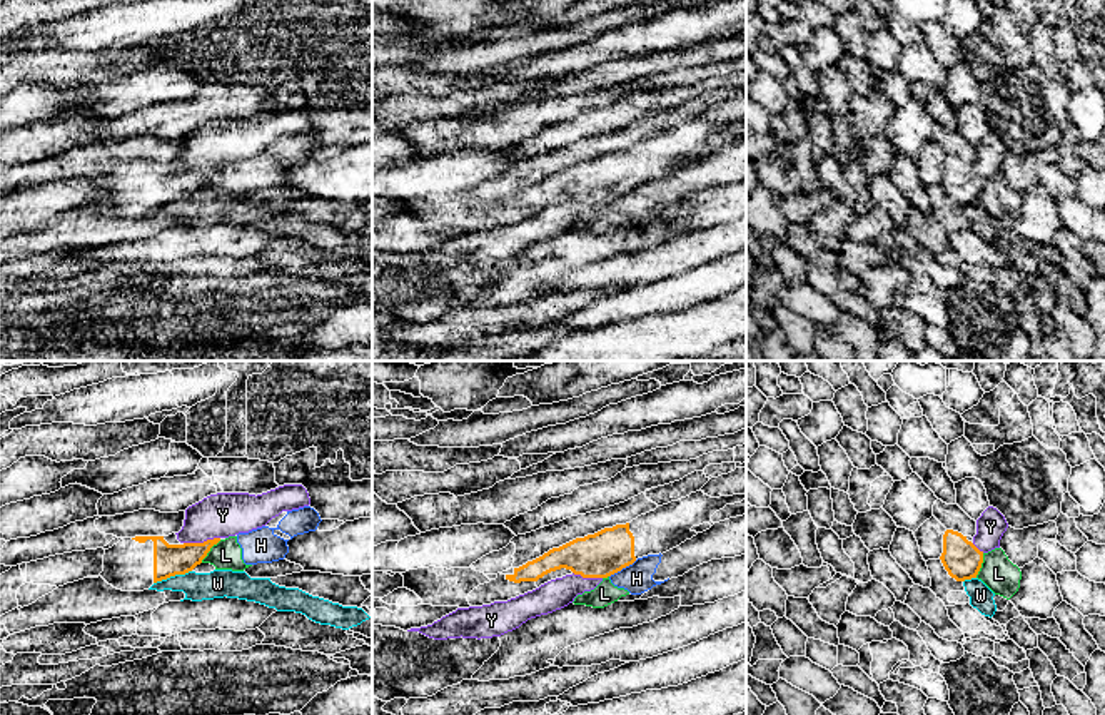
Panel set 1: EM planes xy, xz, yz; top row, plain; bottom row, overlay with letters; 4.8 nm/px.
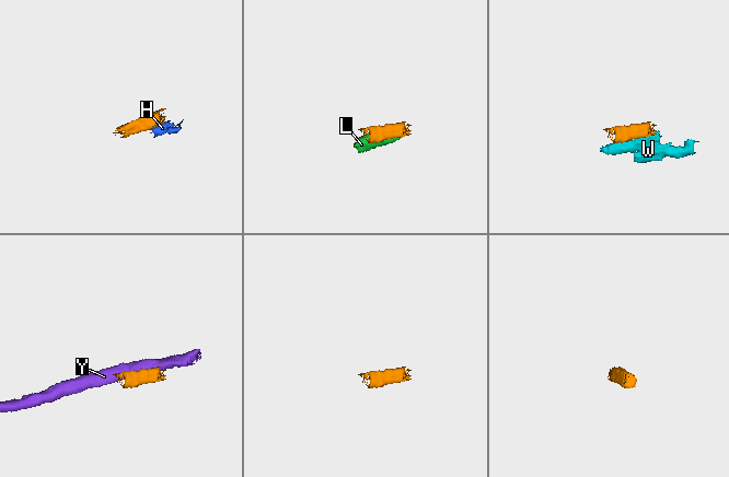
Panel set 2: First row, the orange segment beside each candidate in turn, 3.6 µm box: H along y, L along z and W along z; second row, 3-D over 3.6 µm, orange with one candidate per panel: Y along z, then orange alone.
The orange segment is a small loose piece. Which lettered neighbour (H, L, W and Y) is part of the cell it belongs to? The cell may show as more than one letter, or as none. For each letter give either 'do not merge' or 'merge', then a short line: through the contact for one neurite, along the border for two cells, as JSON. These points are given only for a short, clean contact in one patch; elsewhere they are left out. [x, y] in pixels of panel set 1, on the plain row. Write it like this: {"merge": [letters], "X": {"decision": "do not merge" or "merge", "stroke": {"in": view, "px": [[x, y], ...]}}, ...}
{"merge": [], "H": {"decision": "do not merge", "stroke": {"in": "xz", "px": [[636, 186], [610, 202]]}}, "L": {"decision": "do not merge", "stroke": {"in": "xy", "px": [[221, 166], [201, 187]]}}, "W": {"decision": "do not merge"}, "Y": {"decision": "do not merge"}}

